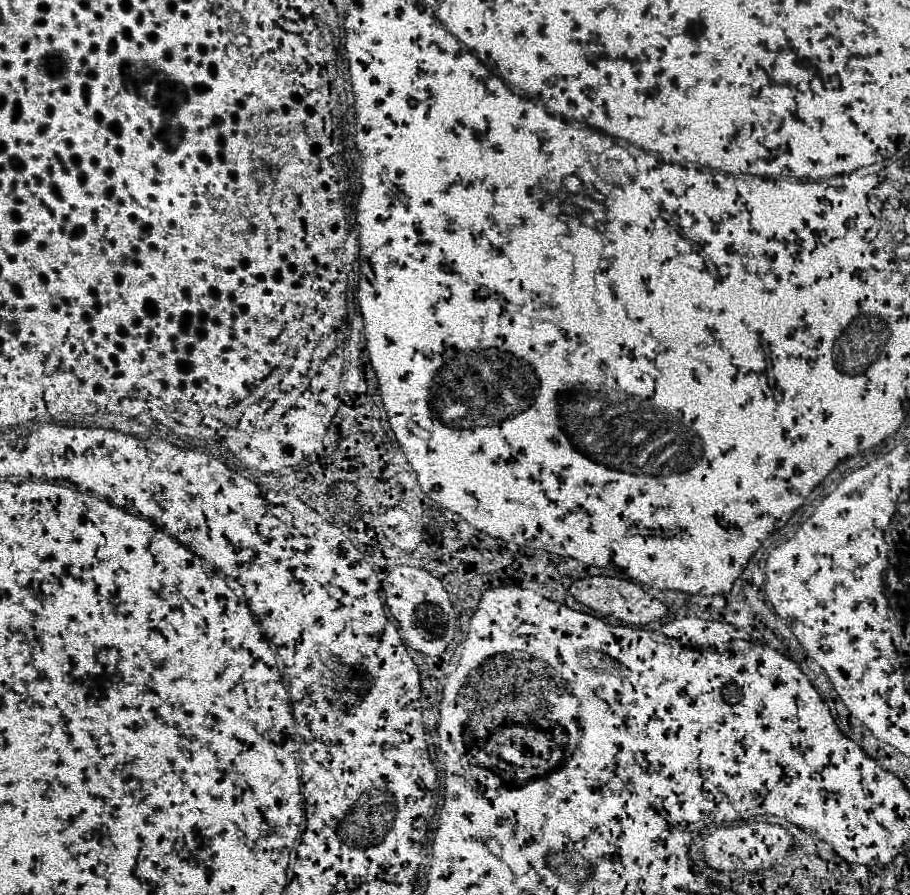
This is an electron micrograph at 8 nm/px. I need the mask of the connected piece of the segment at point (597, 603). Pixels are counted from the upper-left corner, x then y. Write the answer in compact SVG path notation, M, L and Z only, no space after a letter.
M587 576L587 578L579 578L571 584L569 588L571 596L581 602L583 606L599 612L599 614L609 614L619 622L625 624L649 624L653 618L661 616L665 612L665 606L657 600L653 600L649 594L645 594L637 584L633 584L631 580L623 580L623 578L613 578L613 576Z

